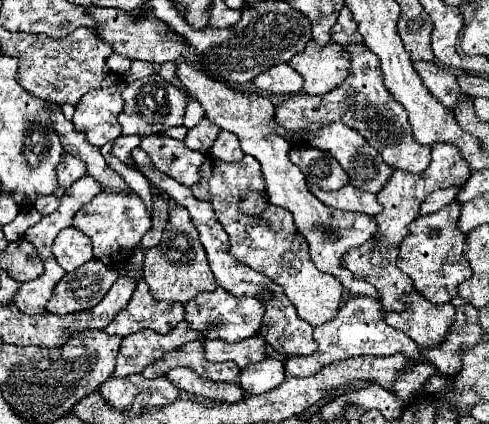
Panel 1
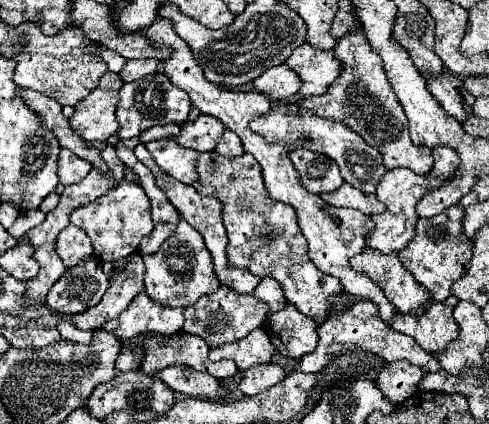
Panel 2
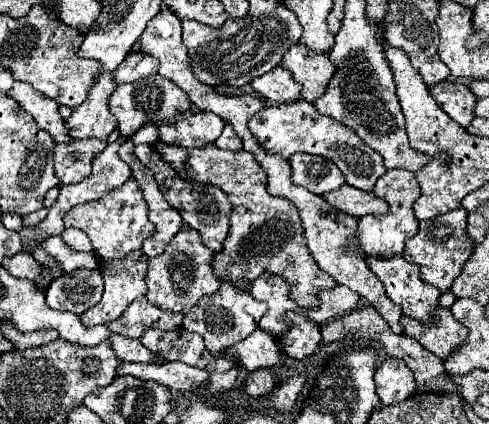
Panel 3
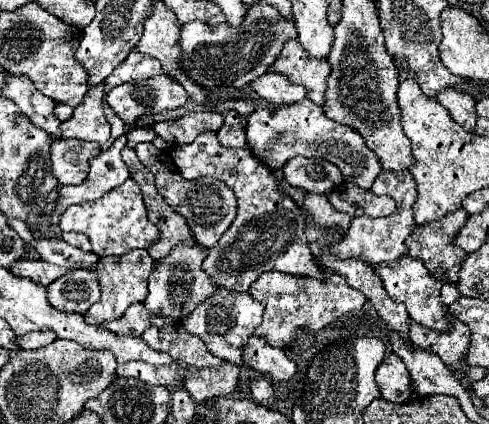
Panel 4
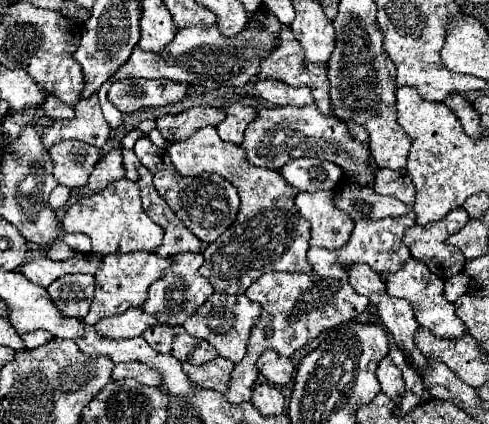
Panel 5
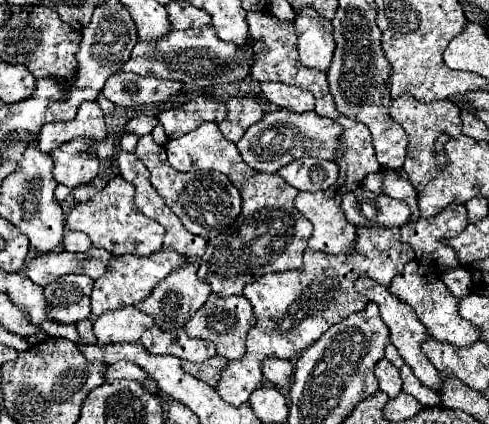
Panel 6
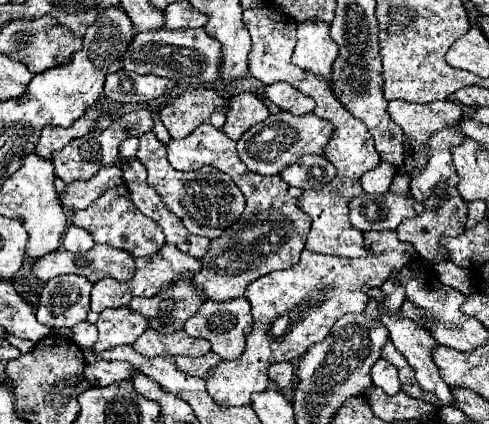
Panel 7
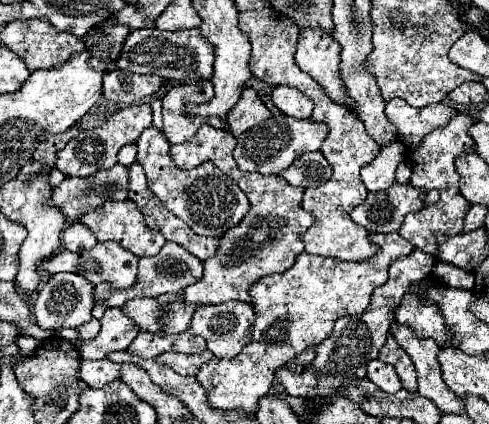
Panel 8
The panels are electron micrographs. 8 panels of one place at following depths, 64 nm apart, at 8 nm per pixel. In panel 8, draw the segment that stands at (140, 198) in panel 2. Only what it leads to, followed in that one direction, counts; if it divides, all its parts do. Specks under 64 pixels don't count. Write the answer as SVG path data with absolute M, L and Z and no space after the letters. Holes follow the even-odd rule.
M124 200L124 202L104 202L102 206L86 212L84 216L80 216L80 222L90 228L96 236L98 242L104 240L114 240L118 242L122 248L126 248L128 252L136 254L138 258L142 256L156 256L156 252L160 252L160 248L164 246L164 236L158 228L148 228L146 220L142 216L142 212L136 208L136 204L132 200Z

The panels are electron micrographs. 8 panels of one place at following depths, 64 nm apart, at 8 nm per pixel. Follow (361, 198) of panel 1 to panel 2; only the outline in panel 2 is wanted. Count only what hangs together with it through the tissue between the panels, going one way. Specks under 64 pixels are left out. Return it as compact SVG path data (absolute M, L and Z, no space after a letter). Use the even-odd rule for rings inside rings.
M342 184L340 190L336 190L336 192L320 194L320 198L330 206L354 208L354 210L360 210L368 216L384 212L384 204L380 204L380 200L376 200L374 194L366 194L366 192L362 192L350 184Z

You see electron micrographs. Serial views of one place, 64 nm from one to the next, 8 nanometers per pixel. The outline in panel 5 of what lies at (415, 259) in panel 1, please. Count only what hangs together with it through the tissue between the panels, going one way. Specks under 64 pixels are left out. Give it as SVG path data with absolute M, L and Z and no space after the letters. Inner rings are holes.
M456 208L438 222L430 222L424 226L416 224L408 228L408 232L404 234L404 244L410 248L410 254L416 260L422 260L430 268L432 274L448 280L454 274L462 272L466 260L462 260L462 252L446 244L446 240L460 228L464 228L468 220L470 218L464 208Z

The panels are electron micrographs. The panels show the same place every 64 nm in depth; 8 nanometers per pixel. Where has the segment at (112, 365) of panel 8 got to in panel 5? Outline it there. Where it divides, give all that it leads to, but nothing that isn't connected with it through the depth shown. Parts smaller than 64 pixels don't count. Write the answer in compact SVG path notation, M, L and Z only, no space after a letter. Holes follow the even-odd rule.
M140 362L116 364L116 368L114 368L114 372L112 372L112 378L114 378L114 380L134 378L134 380L138 380L140 384L146 384L146 386L160 386L160 384L162 384L160 372L154 370L154 368L148 368L146 364L140 364Z

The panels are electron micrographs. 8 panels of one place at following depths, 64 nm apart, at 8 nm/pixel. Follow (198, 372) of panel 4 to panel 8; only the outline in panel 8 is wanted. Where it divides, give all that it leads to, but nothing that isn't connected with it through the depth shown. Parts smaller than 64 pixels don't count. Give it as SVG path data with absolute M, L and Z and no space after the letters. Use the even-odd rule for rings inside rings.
M210 350L202 352L202 354L160 354L156 356L156 360L160 360L162 364L168 364L170 368L174 368L176 372L184 374L184 376L196 376L200 366L210 362L214 358L214 354Z

